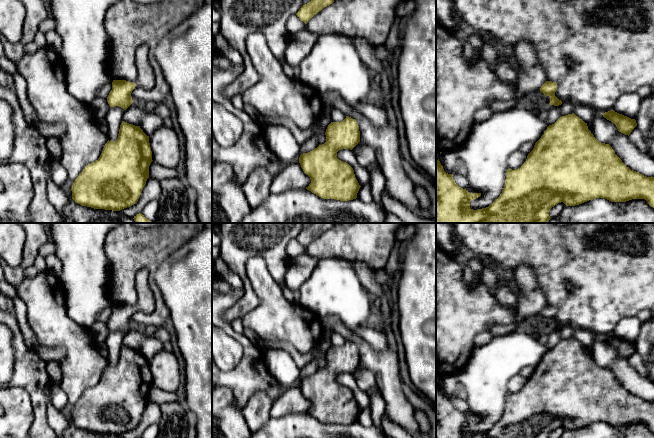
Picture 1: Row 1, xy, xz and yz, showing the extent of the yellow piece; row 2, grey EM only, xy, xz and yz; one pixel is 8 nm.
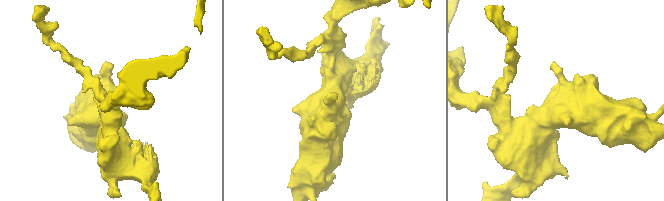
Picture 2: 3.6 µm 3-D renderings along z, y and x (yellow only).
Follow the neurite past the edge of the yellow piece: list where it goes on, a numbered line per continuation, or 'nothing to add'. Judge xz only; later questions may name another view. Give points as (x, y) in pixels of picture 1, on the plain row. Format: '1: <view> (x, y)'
1: xz (384, 365)

